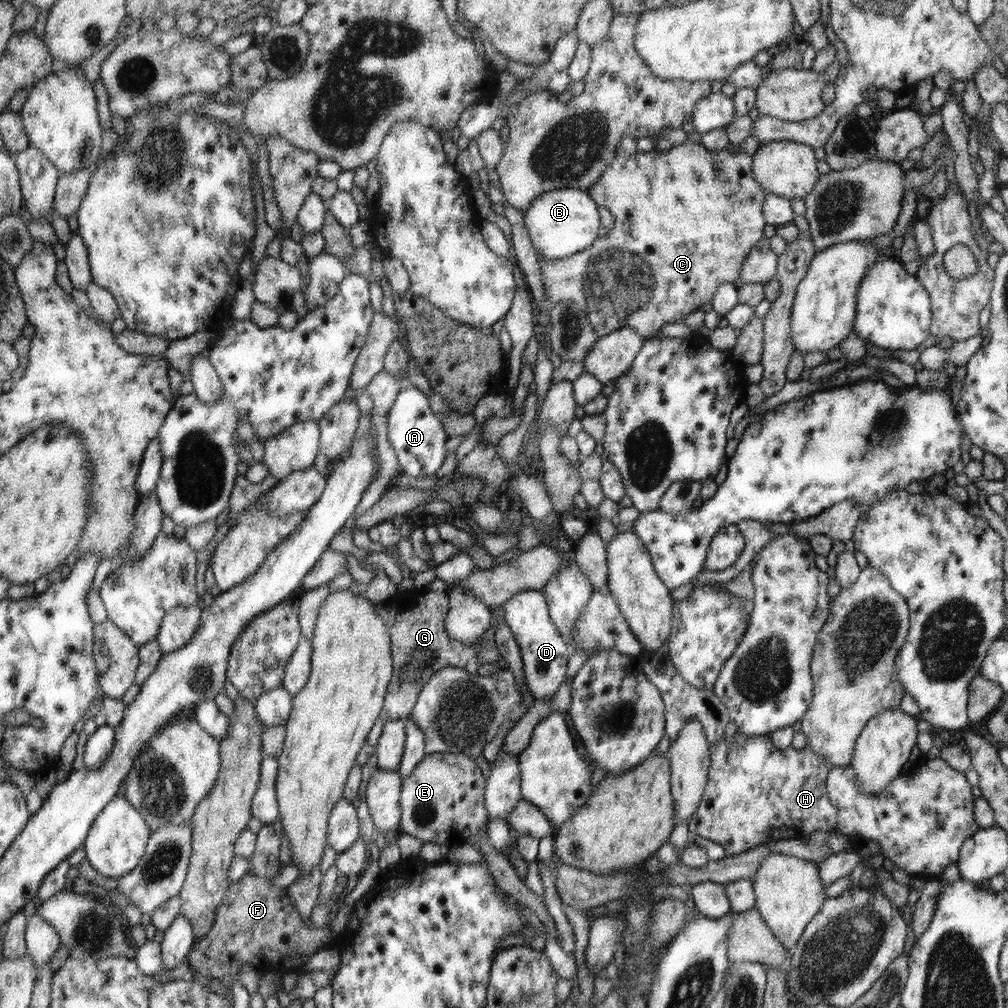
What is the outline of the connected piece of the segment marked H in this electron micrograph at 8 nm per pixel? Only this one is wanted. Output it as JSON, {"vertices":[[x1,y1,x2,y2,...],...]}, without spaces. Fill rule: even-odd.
{"vertices":[[738,733,731,739,722,738,709,746,710,766,708,769,708,780,705,786,703,797,701,798,698,810,688,820,688,830,690,834,698,834,702,838,713,840,723,846,726,855,737,855,743,852,750,851,751,848,758,847,772,841,788,840,795,838,807,838,817,830,832,831,837,828,839,822,839,810,836,804,831,800,829,794,826,794,826,776,829,776,833,764,820,753,817,753,809,746,804,747,804,750,796,750,793,746,790,748,780,749,771,741,768,736,748,737]]}

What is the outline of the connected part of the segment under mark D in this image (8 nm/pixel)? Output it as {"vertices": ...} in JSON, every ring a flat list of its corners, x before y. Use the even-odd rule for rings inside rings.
{"vertices":[[543,590,520,591,503,605,505,623,518,643,523,664,523,681,534,698,554,696,562,681,567,678,567,664,575,647,570,646,551,619,547,598]]}

